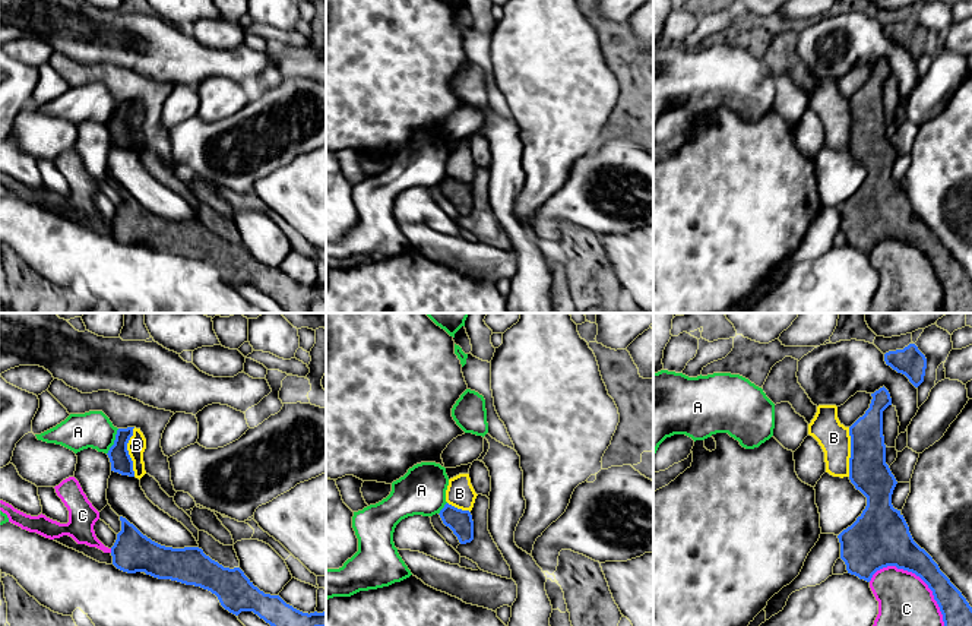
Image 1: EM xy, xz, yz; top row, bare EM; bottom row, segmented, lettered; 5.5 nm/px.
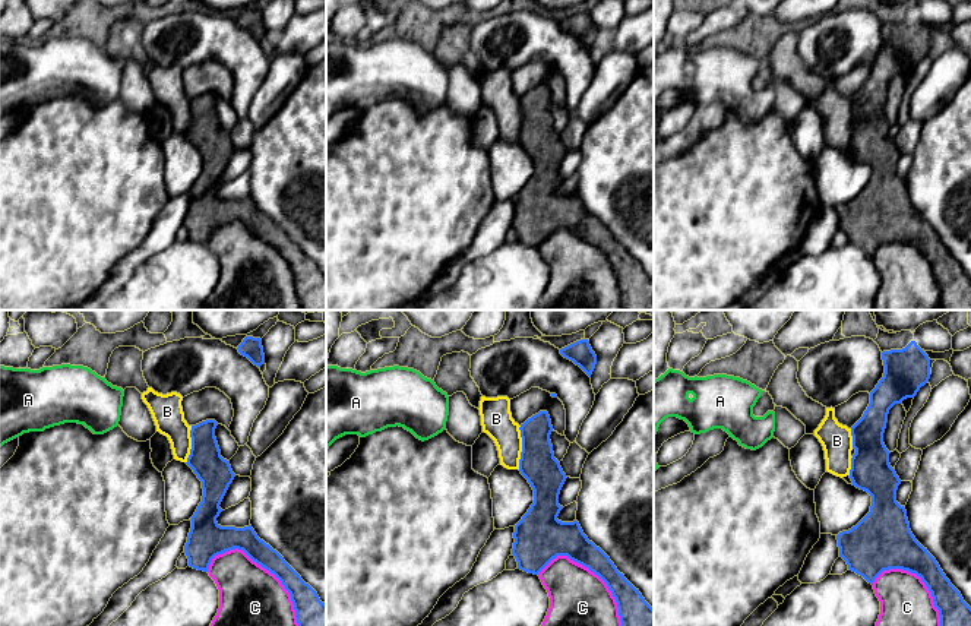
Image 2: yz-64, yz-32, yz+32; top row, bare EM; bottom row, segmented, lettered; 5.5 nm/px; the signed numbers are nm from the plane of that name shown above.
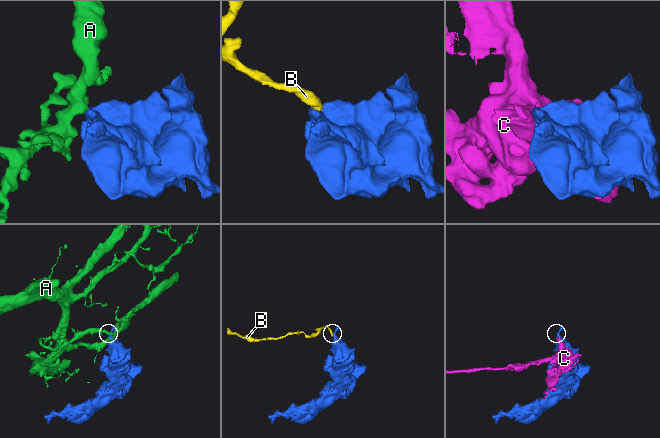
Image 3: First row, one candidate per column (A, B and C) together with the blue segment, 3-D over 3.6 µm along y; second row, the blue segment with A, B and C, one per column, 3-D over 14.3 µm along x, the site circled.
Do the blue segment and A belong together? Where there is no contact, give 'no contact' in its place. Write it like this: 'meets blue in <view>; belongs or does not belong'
meets blue in xy; does not belong

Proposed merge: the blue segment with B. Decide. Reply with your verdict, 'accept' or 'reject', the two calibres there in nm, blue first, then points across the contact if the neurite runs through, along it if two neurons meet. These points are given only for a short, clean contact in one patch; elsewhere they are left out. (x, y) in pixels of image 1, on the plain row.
reject; 120 nm thick on the blue side, 100 nm on the other; border along xy (135, 100), (127, 116), (133, 148)

